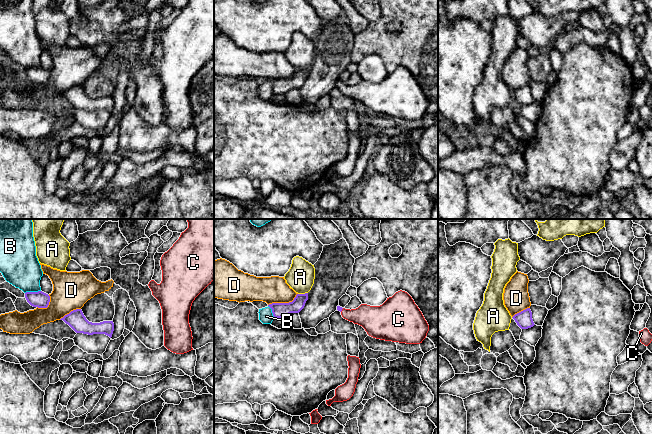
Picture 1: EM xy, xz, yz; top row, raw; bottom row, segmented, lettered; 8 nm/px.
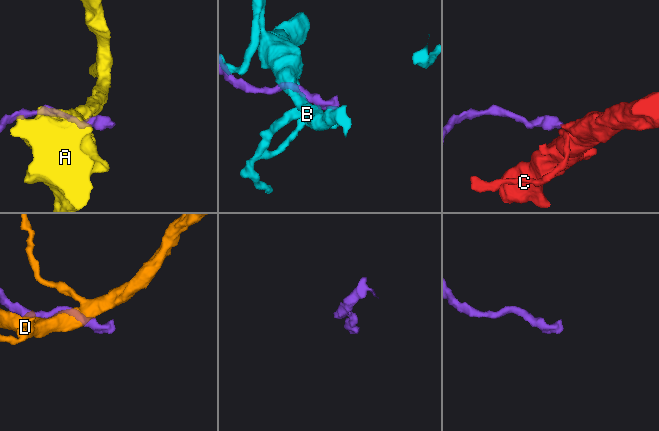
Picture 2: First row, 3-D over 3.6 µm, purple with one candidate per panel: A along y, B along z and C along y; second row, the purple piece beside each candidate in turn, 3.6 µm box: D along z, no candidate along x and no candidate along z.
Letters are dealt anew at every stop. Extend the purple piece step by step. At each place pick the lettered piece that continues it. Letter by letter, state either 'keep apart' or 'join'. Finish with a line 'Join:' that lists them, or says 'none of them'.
A: keep apart
B: keep apart
C: join
D: keep apart
Join: C

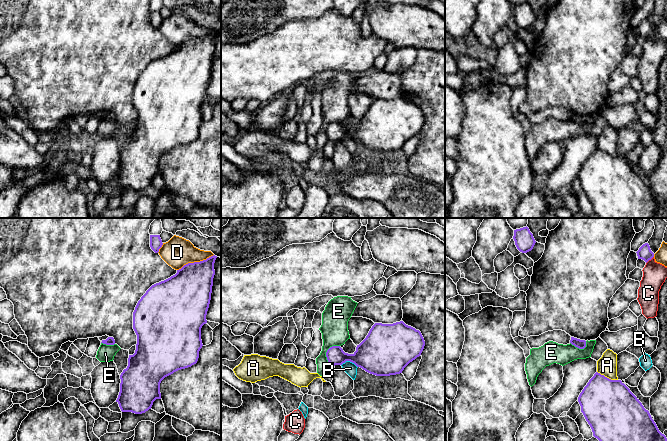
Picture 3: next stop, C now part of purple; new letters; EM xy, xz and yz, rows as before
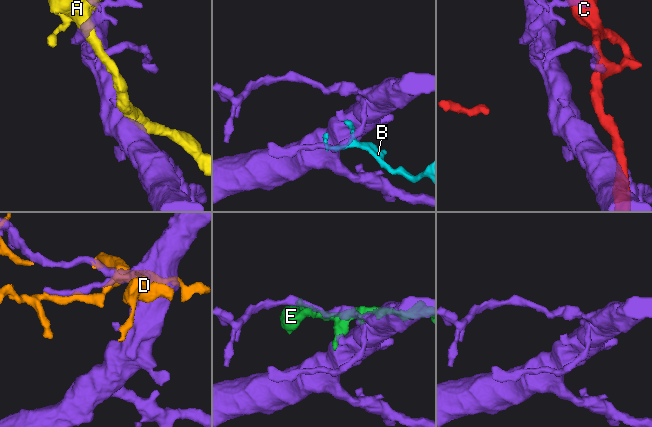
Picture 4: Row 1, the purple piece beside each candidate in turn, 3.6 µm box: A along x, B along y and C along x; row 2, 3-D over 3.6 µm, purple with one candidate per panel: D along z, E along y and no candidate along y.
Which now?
A: keep apart
B: keep apart
C: keep apart
D: keep apart
E: keep apart
Join: none of them

